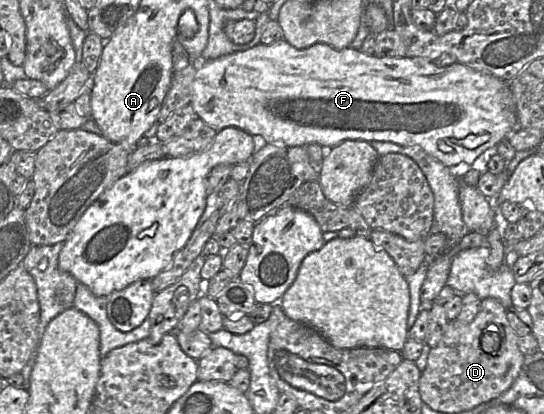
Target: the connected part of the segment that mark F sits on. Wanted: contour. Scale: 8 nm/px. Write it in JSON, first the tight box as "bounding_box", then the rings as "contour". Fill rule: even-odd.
{"bounding_box":[191,39,518,168],"contour":[[[284,39],[270,45],[258,44],[248,50],[227,54],[214,60],[207,60],[195,74],[192,84],[191,105],[198,117],[217,132],[225,127],[238,127],[251,135],[260,135],[267,143],[275,145],[304,146],[317,143],[333,147],[344,140],[389,141],[401,146],[420,146],[426,153],[438,159],[445,166],[454,168],[459,163],[472,165],[487,149],[496,147],[518,127],[518,118],[510,82],[487,73],[473,70],[455,62],[446,67],[438,67],[432,61],[420,57],[378,57],[367,55],[351,46],[336,49],[325,43],[316,43],[304,49],[297,49]]]}

